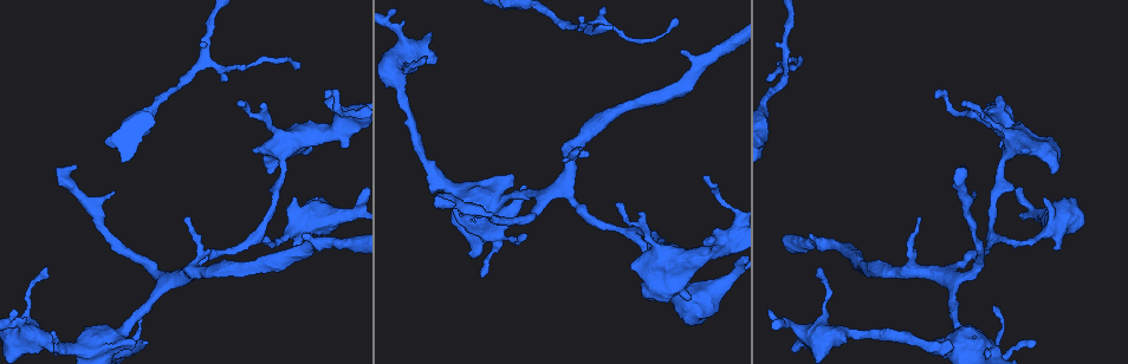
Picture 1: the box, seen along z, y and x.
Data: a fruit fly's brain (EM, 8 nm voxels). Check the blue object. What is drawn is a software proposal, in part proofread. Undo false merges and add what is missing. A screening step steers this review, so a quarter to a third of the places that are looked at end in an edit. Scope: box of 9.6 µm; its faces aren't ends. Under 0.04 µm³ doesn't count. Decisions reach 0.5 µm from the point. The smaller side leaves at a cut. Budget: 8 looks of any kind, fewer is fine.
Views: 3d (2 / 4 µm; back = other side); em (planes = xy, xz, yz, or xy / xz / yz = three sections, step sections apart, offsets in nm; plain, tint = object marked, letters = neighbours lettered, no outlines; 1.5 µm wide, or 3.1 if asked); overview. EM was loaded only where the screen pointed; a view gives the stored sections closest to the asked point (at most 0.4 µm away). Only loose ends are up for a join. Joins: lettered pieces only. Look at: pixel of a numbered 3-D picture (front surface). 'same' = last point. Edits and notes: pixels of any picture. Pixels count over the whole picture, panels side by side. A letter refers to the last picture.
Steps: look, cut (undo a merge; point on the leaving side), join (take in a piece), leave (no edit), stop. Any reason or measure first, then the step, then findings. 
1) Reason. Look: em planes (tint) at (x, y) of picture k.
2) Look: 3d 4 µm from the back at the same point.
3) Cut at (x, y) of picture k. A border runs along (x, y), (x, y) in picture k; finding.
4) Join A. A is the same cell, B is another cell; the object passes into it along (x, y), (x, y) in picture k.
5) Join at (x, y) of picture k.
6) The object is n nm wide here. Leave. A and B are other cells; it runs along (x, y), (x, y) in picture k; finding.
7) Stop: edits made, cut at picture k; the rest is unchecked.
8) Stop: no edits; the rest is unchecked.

Thin end. Look: 3d 2 µm at (640, 214) of picture 1.

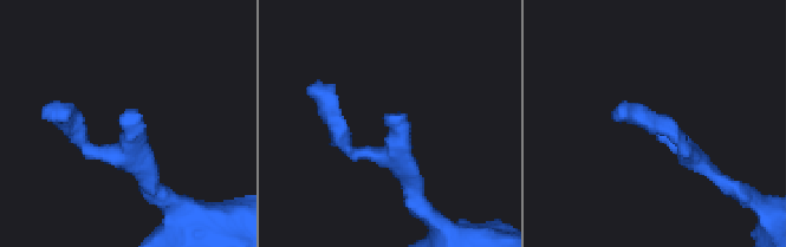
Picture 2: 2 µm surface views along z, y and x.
Look: em xz step 4 (letters) at (385, 116) of picture 2.

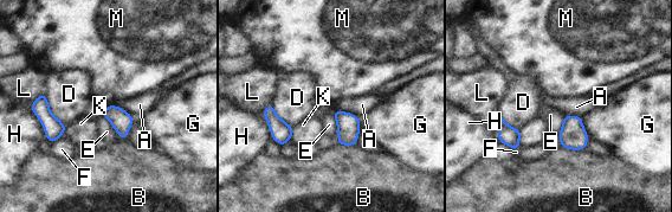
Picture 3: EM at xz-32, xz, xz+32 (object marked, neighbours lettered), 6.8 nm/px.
Another direction. Look: em planes (letters) at the same point.

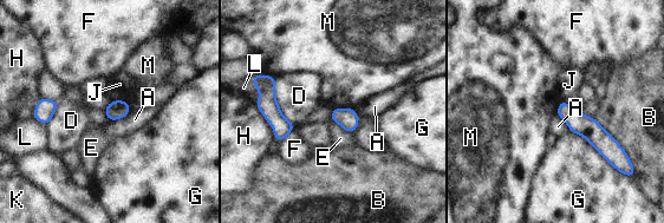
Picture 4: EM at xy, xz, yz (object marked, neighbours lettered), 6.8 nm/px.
The object is 130 nm wide here; the longest contact is with G, 420 nm. Leave. A, B, D, E, F, G, H, J, K, L and M are other cells; no lettered piece goes on from it.

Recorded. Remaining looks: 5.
Thick end. Look: em xy step 4 (tint) at (344, 148) of picture 1.

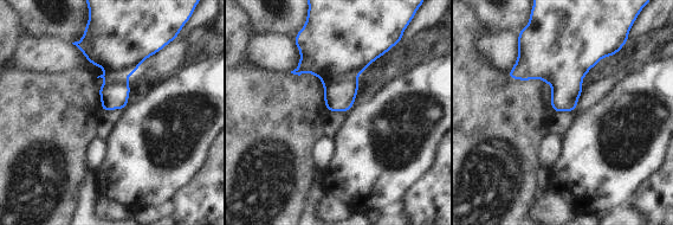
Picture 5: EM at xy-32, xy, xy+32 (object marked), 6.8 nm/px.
Look: em planes (letters) at the same point.

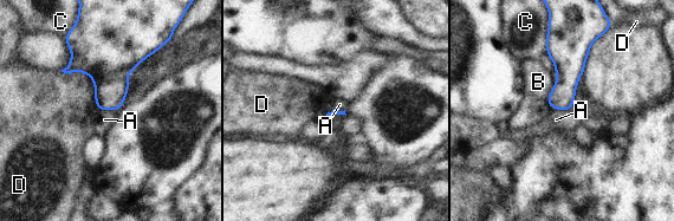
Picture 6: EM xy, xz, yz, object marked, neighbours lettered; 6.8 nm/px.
Leave. A, B, C and D are other cells; a border runs along (325, 114), (329, 117), (345, 115) in picture 6; no lettered piece goes on from it.

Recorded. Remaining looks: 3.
Branch stops here. Look: 3d 4 µm at (303, 236) of picture 1.

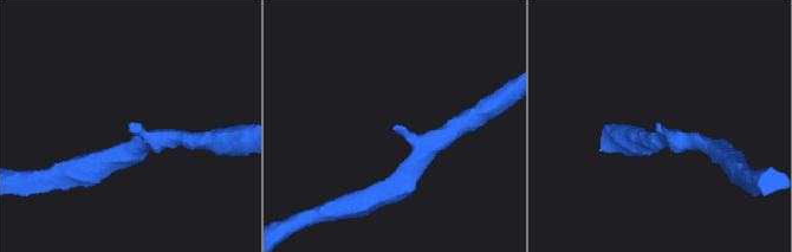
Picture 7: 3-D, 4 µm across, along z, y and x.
Need the tissue. Look: em xz step 4 (tint) at (658, 124) of picture 7.

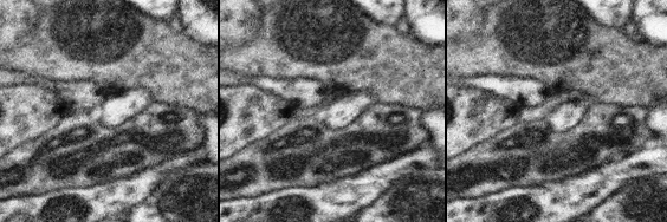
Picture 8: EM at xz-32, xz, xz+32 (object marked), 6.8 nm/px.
Look: em planes (letters) at the same point.

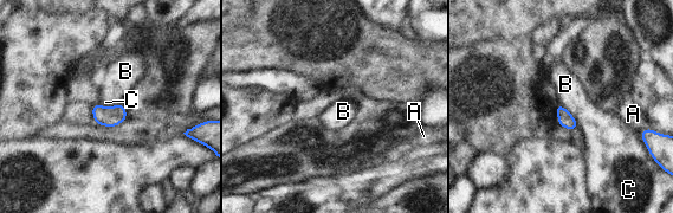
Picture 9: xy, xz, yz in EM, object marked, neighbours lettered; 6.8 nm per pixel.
Leave. A, B and C are other cells; a border runs along (560, 103), (573, 116), (578, 127) in picture 9; none of them fits.

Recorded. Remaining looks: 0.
Stop: no edits; the rest is unchecked.

